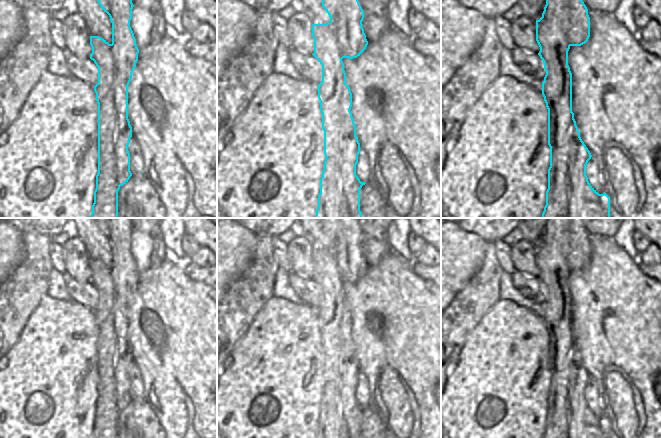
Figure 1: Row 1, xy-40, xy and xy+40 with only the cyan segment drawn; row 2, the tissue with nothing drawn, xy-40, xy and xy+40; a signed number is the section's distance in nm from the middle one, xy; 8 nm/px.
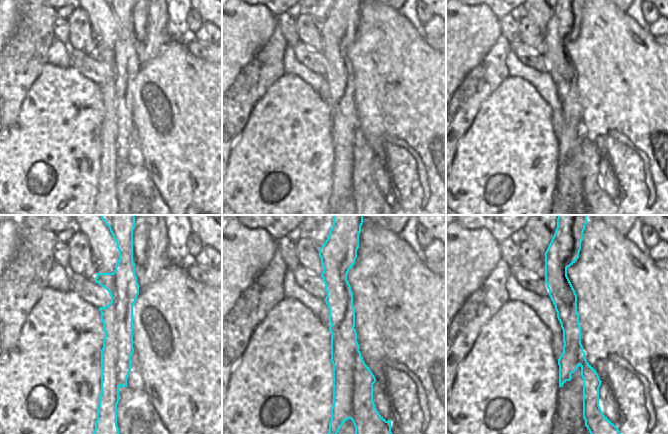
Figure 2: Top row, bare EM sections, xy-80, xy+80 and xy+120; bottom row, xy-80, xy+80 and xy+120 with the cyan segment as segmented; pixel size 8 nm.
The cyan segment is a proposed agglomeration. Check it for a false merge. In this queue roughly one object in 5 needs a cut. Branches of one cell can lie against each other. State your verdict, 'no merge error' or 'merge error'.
merge error

